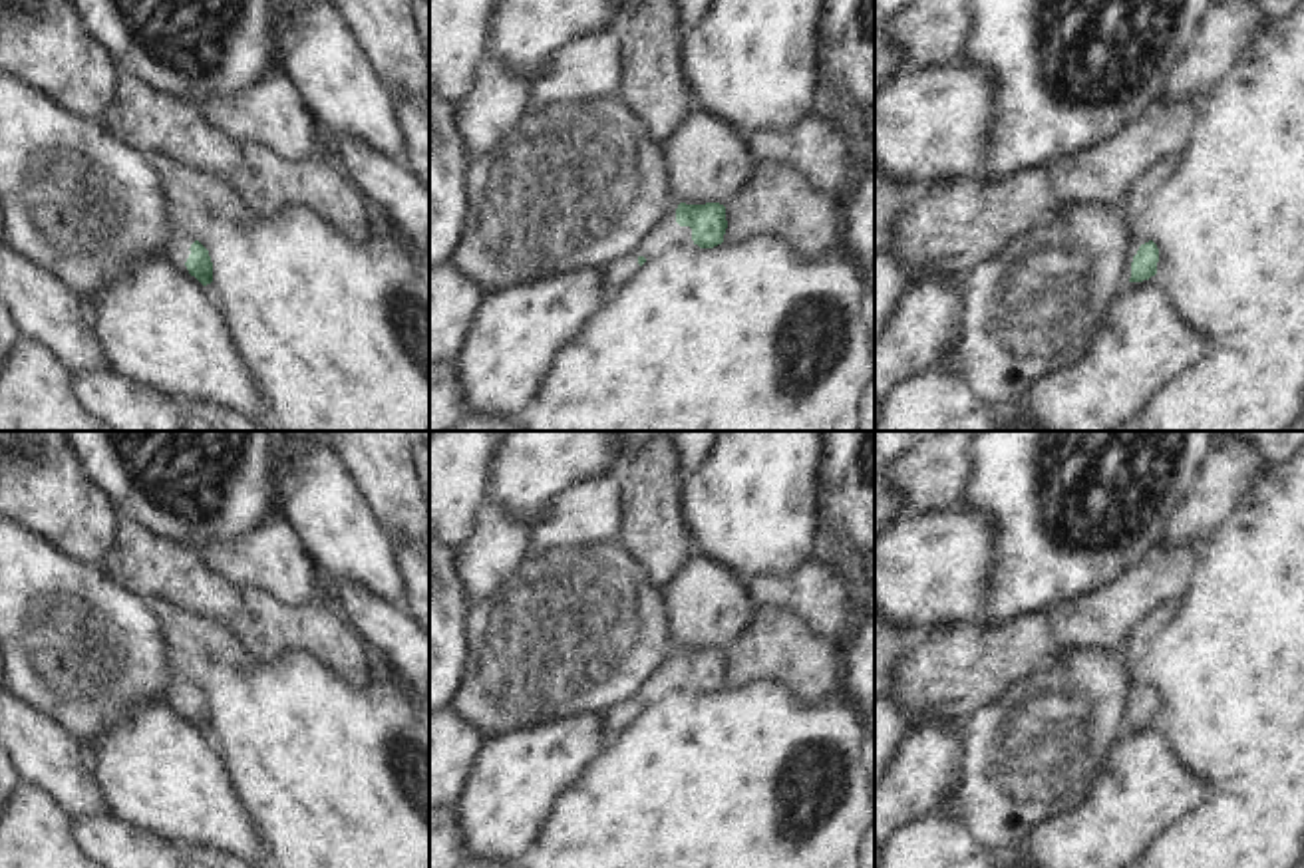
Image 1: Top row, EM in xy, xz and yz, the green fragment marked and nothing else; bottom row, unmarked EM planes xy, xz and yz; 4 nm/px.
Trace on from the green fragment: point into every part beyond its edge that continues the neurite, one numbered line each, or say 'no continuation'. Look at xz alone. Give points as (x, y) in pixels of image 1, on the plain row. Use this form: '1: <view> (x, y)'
1: xz (617, 722)

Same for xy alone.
1: xy (179, 624)

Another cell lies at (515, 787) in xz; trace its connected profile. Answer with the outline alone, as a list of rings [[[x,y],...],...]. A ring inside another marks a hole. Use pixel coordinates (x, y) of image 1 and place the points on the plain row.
[[[604,713],[487,737],[465,796],[457,802],[469,860],[529,868],[529,852],[541,840],[559,798],[610,743]]]

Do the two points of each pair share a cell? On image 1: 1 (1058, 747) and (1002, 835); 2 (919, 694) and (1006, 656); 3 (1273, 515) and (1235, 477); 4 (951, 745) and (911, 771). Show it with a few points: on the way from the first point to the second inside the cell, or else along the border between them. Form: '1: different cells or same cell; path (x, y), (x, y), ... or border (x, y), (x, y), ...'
1: same cell; path (1036, 769), (1004, 801), (1002, 813)
2: same cell; path (941, 672), (984, 656)
3: different cells; border (1267, 467), (1217, 525)
4: same cell; path (941, 751), (921, 771)

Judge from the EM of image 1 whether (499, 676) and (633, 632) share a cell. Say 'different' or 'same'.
same

